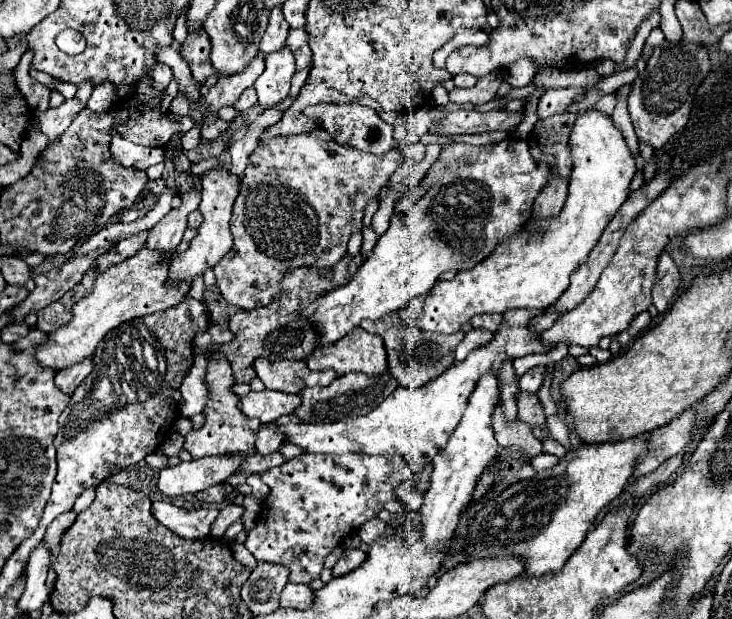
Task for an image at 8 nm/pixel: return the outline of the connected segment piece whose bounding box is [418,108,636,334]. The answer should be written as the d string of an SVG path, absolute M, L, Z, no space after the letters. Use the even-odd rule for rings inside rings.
M596 108L582 110L578 114L578 120L574 124L572 136L570 136L570 146L572 146L572 156L574 156L574 166L572 166L572 176L570 176L570 190L566 204L556 218L548 220L536 220L534 232L528 232L526 226L520 228L512 236L512 240L504 240L498 244L498 248L484 258L480 264L476 264L472 270L460 270L452 280L448 282L438 282L430 296L426 298L424 304L424 314L418 320L420 330L430 330L430 332L442 332L442 334L452 334L458 332L462 324L470 322L472 316L476 314L502 314L510 308L540 308L546 310L556 304L556 300L562 296L562 292L570 286L570 276L576 272L580 264L584 264L592 252L592 248L598 244L604 228L612 220L612 216L618 212L618 208L624 204L628 198L628 188L630 182L636 174L636 162L630 152L630 148L624 142L622 132L614 126L614 122L598 112Z

